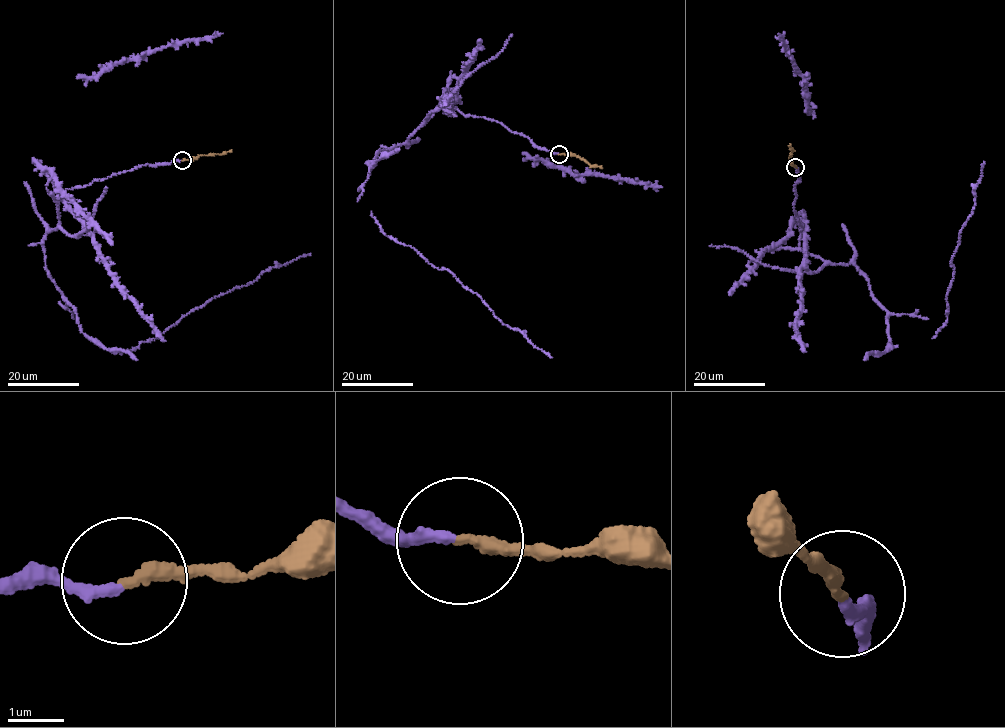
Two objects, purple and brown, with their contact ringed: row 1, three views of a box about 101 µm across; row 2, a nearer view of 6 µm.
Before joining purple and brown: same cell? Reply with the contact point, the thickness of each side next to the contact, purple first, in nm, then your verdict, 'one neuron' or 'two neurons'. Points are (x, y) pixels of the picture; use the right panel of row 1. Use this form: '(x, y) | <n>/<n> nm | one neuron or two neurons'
(795, 167) | 190/240 nm | one neuron

